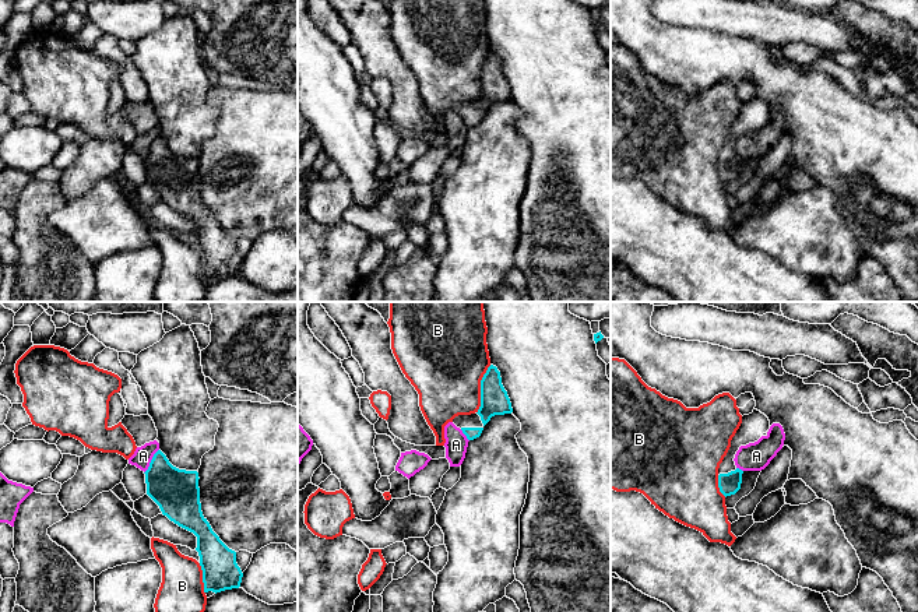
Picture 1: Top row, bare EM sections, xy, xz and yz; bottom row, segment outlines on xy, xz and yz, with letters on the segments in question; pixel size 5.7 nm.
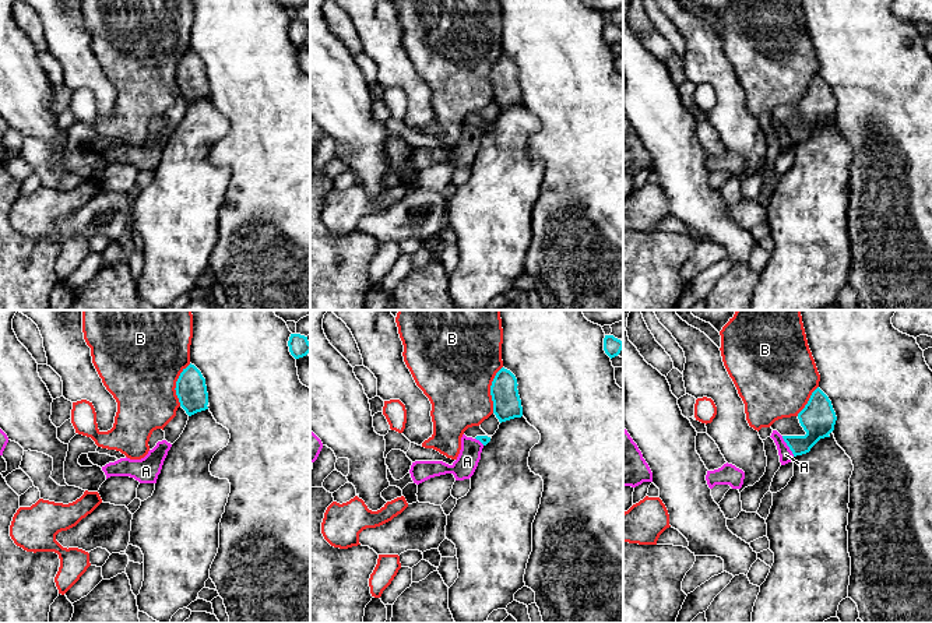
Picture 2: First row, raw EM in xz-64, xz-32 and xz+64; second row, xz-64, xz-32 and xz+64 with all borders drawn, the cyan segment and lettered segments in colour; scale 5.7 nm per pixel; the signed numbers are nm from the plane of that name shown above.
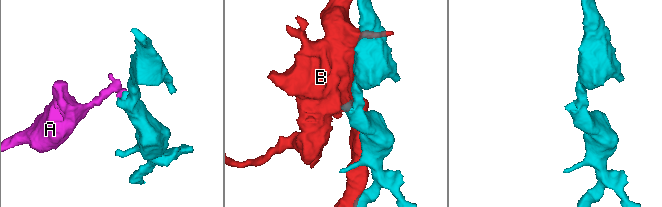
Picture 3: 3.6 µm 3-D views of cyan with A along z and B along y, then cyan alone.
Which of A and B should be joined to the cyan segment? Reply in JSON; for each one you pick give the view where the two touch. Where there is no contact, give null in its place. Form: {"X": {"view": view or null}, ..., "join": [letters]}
{"join": []}

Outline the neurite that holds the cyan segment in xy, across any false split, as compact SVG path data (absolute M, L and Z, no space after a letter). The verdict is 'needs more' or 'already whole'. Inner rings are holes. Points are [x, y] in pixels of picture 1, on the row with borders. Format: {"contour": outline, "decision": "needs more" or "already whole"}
{"contour": "M158 450L145 474L147 495L163 516L197 537L204 592L239 588L243 573L236 563L236 552L229 549L212 531L203 516L198 472L173 467Z", "decision": "already whole"}

